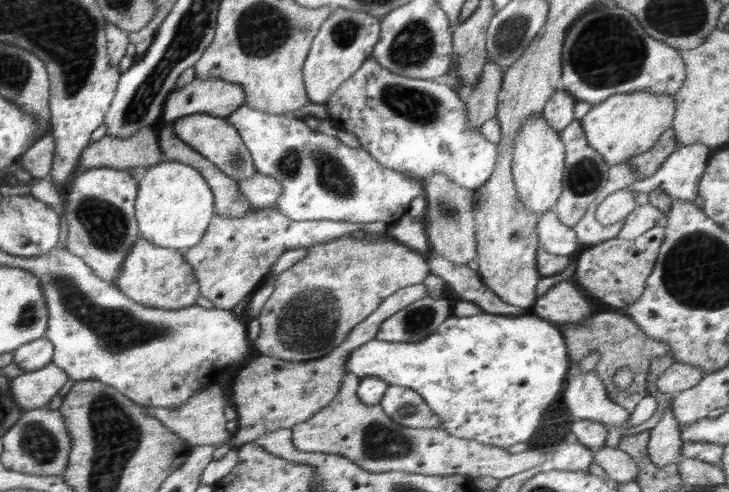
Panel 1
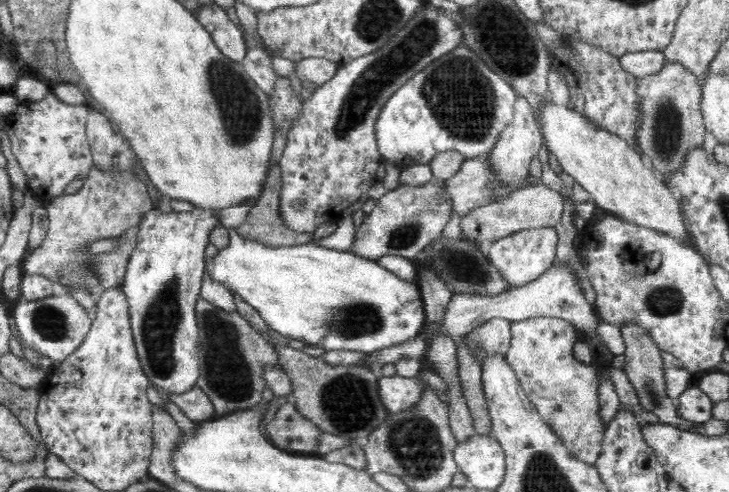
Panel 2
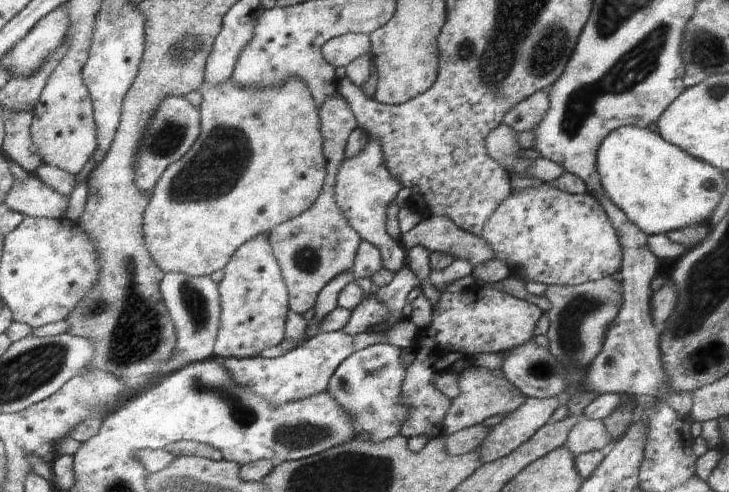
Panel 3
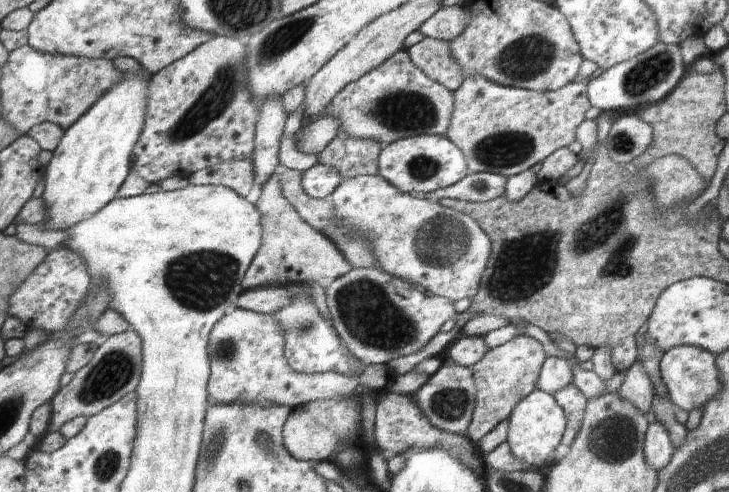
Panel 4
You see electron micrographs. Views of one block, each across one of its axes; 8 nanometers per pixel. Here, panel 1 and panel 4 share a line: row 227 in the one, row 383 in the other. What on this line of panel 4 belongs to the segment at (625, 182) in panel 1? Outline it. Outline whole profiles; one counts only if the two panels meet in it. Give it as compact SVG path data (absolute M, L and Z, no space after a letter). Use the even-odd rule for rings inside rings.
M524 324L524 335L533 337L540 341L544 347L546 356L557 356L568 360L574 372L574 382L572 382L572 384L578 390L582 391L587 400L597 397L605 389L607 389L608 392L617 391L624 381L627 371L624 371L624 373L617 372L614 376L612 376L612 378L610 378L610 380L608 380L607 383L604 383L594 370L585 371L579 369L574 361L574 357L552 344L548 338L547 332L544 332L544 330L538 328L538 326Z

